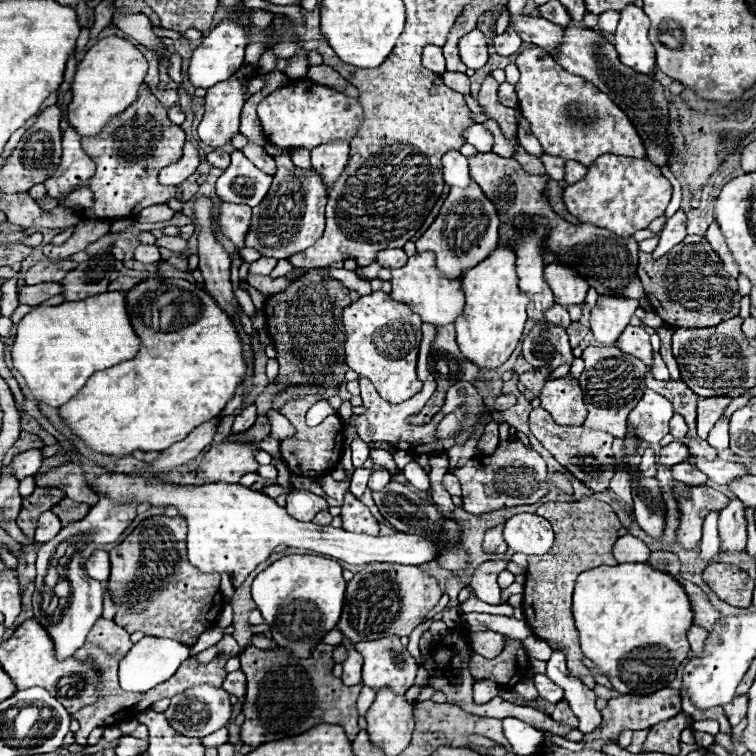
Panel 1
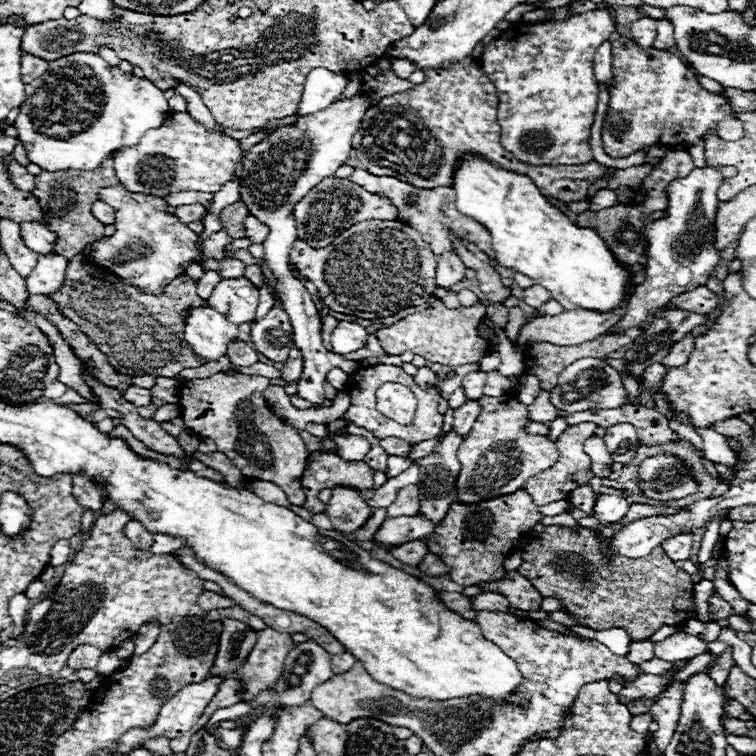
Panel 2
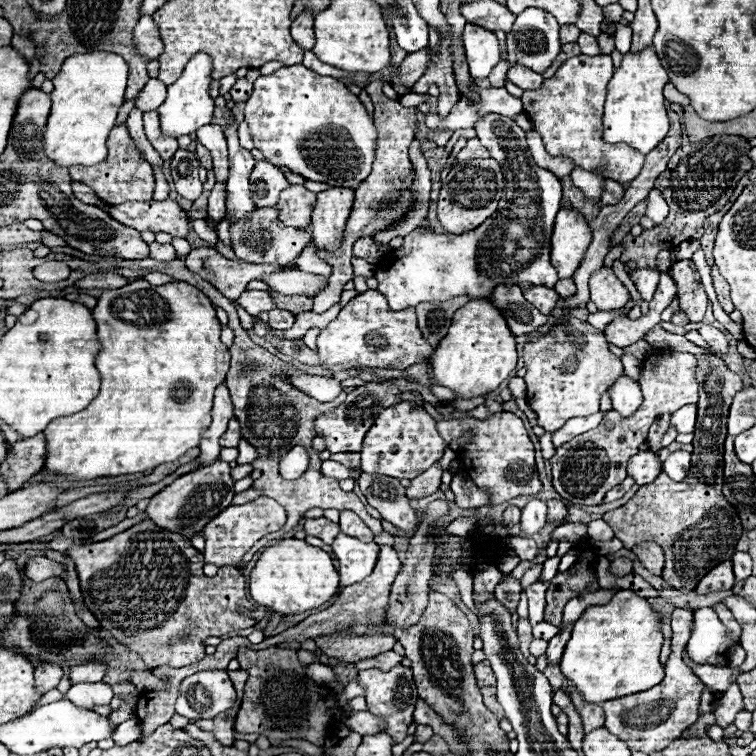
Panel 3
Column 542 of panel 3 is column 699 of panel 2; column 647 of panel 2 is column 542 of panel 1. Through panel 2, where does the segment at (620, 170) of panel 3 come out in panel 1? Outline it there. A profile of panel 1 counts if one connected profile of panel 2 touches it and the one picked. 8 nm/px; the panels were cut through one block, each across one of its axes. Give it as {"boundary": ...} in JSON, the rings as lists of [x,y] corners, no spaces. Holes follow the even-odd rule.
{"boundary":[[[542,48],[522,50],[516,66],[520,70],[520,82],[516,84],[520,112],[530,122],[532,134],[546,154],[576,160],[584,166],[590,166],[600,154],[646,158],[644,144],[632,122],[628,122],[628,116],[592,82],[568,74]]]}

